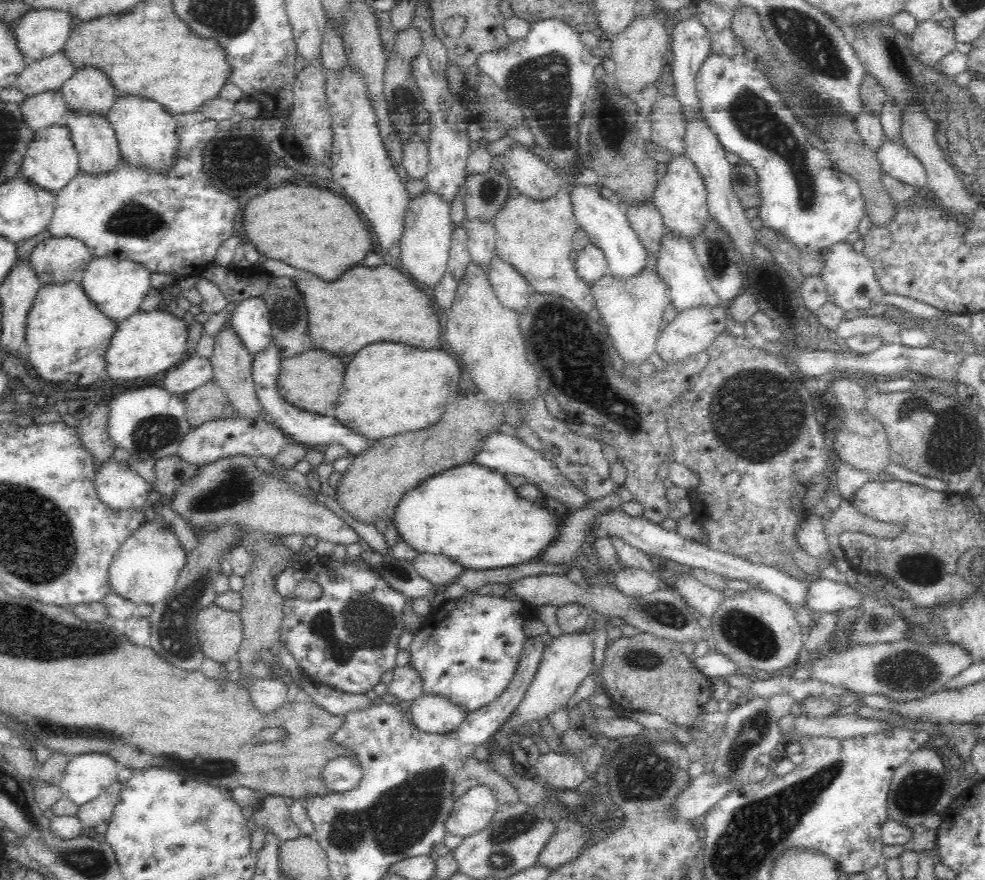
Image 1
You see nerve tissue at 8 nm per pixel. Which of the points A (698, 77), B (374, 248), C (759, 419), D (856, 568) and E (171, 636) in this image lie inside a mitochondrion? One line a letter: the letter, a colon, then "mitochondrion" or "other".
A: other
B: other
C: mitochondrion
D: other
E: mitochondrion

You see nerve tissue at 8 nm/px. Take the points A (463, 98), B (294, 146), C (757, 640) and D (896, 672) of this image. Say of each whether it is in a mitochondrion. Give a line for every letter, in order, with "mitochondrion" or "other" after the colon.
A: other
B: other
C: mitochondrion
D: mitochondrion

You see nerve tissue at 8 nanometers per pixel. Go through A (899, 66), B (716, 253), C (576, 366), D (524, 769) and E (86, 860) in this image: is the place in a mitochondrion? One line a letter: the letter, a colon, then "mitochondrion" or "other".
A: mitochondrion
B: mitochondrion
C: mitochondrion
D: other
E: mitochondrion

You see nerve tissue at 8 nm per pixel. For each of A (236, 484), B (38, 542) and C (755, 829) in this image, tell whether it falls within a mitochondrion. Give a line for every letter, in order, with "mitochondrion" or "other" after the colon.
A: mitochondrion
B: mitochondrion
C: mitochondrion

